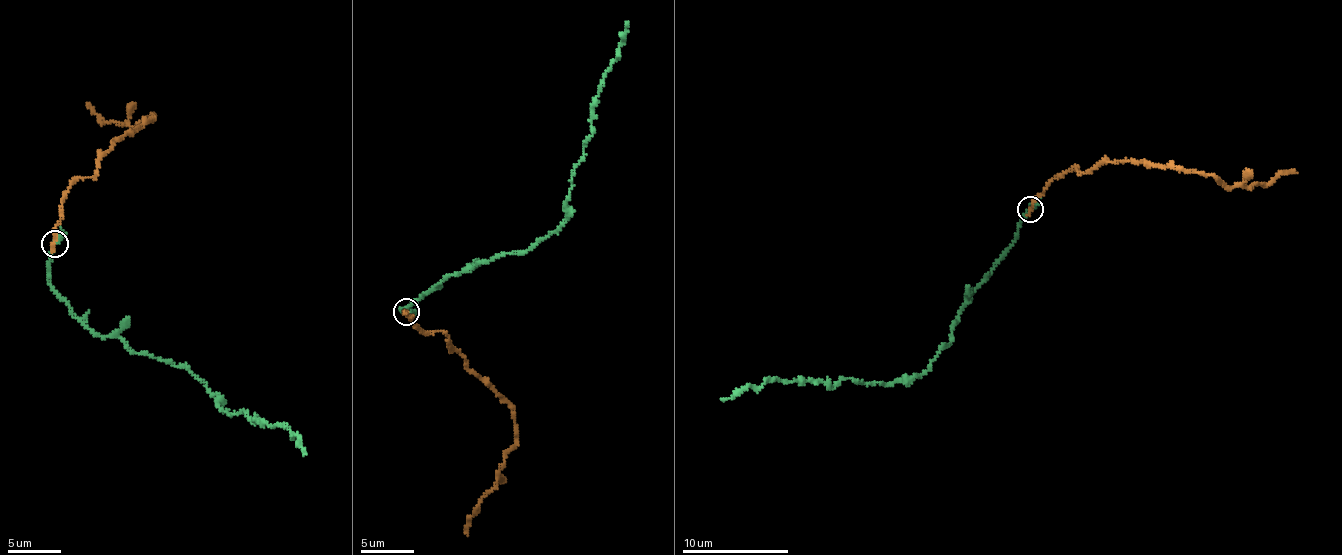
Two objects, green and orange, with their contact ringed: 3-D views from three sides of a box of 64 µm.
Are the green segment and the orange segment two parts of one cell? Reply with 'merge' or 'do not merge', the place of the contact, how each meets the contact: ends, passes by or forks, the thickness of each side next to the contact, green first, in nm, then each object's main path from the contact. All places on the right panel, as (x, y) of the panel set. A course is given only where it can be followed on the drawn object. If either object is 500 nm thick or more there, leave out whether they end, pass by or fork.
merge; at (1030, 209); green passes by; orange ends there; 300 nm thick on the green side, 220 nm on the other; green runs (1029, 208), (971, 296), (953, 338), (921, 374), (893, 383), (839, 379), (832, 386), (776, 379), (721, 400); orange runs (1029, 208), (1051, 180), (1076, 167), (1083, 172), (1117, 160), (1211, 174), (1230, 187), (1297, 172)

